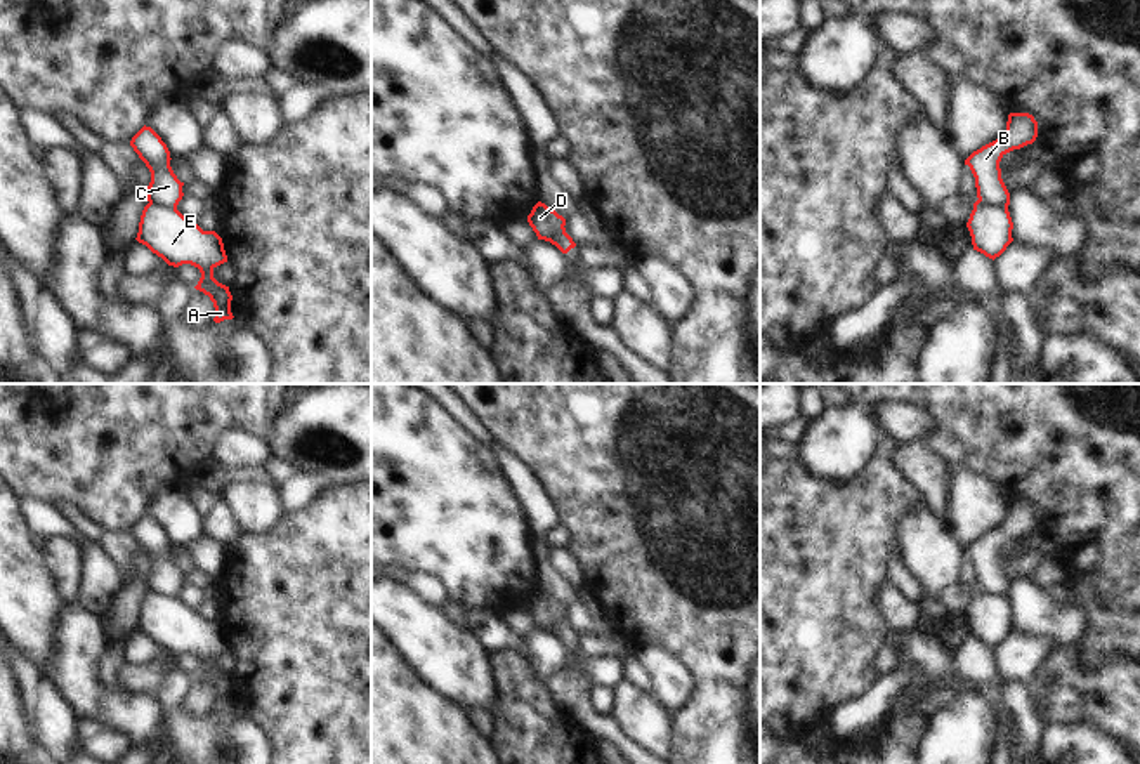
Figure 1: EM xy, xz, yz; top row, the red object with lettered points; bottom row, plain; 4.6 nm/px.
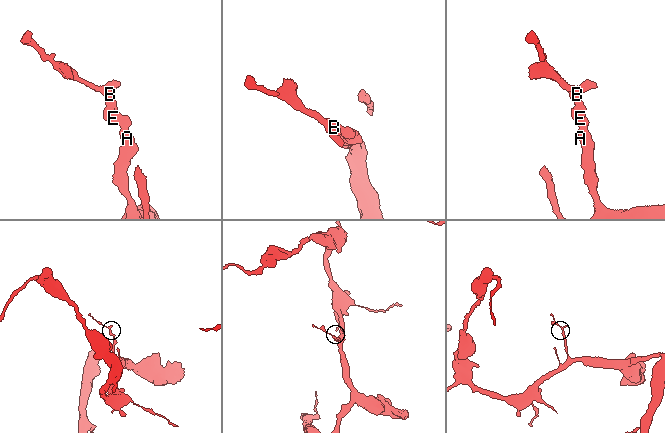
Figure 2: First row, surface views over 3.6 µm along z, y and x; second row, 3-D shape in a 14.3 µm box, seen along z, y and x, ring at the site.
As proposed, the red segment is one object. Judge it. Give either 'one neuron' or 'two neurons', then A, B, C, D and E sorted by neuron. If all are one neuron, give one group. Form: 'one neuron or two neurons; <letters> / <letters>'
two neurons; A D E / B C

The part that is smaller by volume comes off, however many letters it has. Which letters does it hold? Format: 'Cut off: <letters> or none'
Cut off: B, C

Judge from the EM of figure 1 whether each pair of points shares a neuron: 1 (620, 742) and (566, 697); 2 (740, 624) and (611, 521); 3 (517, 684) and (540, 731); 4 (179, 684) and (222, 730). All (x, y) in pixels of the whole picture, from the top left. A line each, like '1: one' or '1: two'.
1: one
2: one
3: one
4: one

